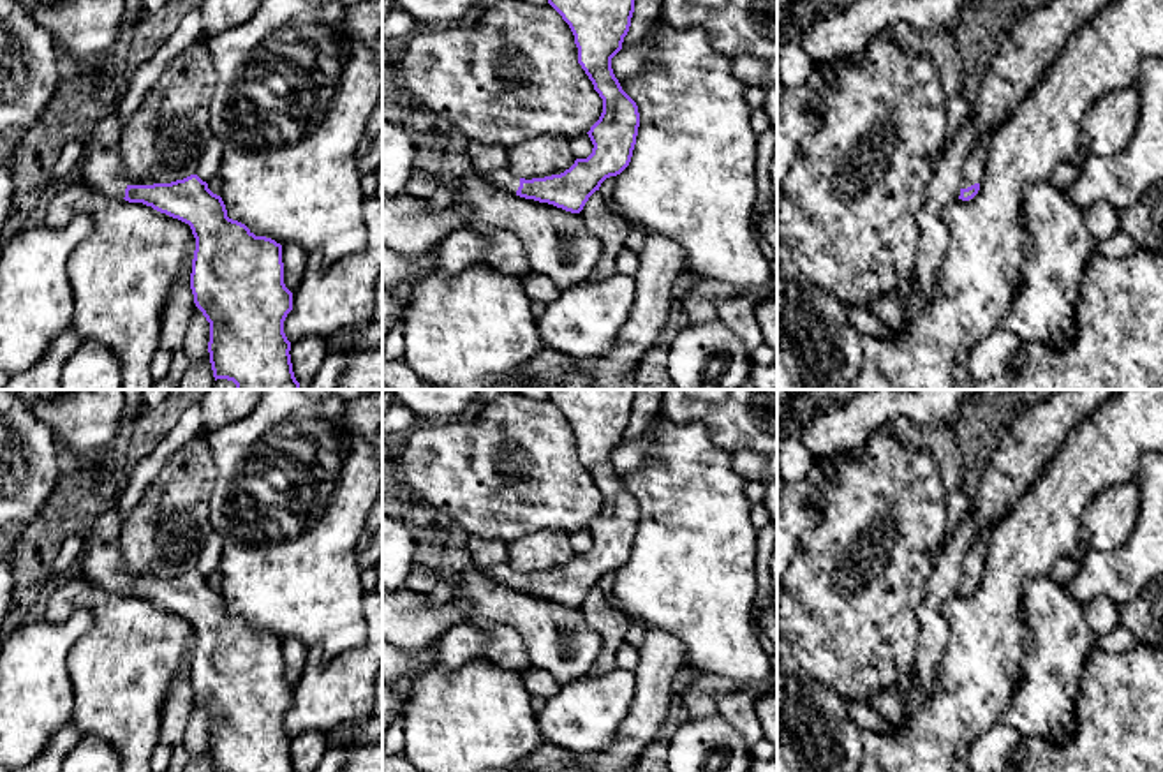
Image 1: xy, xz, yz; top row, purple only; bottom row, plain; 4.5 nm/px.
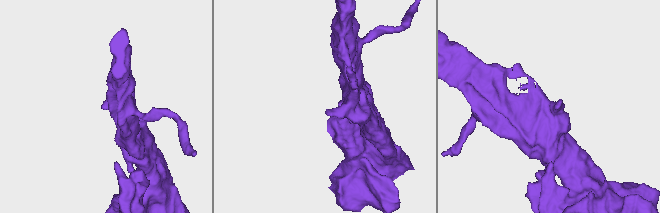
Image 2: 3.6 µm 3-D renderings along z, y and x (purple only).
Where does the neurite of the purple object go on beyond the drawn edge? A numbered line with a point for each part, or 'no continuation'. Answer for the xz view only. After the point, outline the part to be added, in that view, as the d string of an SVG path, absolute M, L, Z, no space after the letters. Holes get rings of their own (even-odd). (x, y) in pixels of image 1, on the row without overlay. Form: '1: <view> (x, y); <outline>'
1: xz (504, 573); M499 564L490 569L486 569L488 576L504 582L506 585L516 589L520 582L520 573L513 569L509 564Z

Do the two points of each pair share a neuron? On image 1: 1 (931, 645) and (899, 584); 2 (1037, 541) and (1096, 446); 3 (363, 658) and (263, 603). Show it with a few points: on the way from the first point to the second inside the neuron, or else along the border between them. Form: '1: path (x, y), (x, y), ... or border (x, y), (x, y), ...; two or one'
1: border (927, 580), (915, 612), (918, 647), (913, 661); two
2: path (1047, 519), (1058, 496), (1081, 469); one
3: border (363, 640), (325, 661); two

